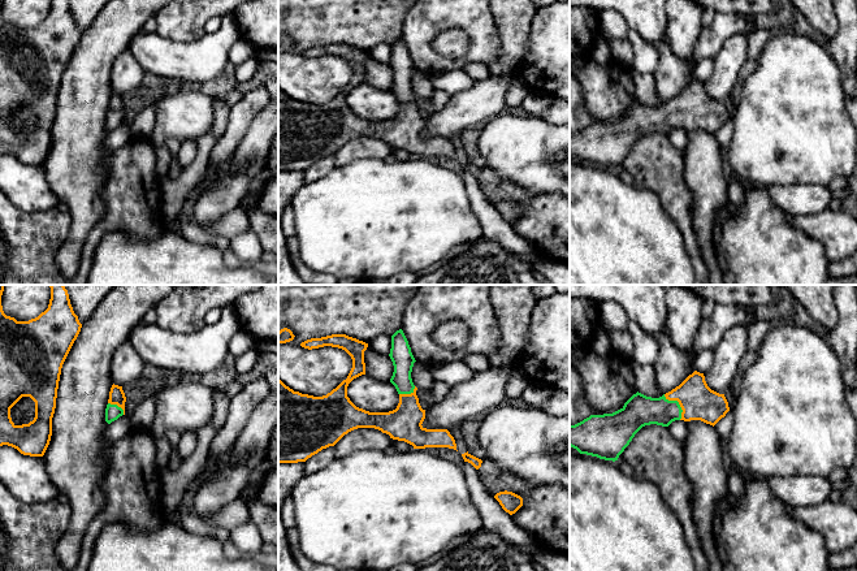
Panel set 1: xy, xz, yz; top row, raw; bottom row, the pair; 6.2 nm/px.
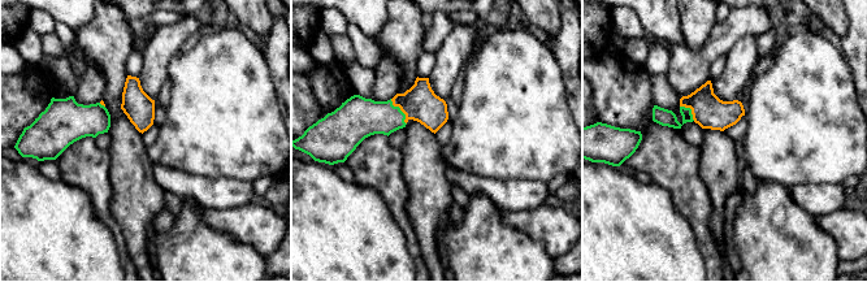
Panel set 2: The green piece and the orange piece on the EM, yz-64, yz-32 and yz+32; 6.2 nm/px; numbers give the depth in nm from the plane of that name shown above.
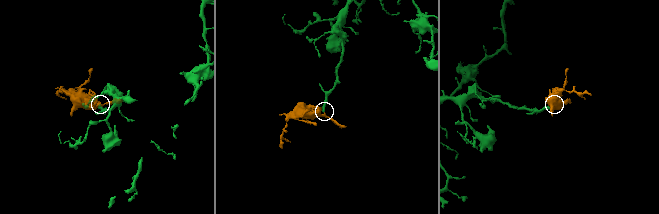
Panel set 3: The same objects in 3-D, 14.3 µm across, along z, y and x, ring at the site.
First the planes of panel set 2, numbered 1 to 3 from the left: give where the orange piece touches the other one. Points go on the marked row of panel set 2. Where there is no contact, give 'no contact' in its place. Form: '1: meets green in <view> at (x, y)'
1: meets green in yz-64 at (100, 104)
2: meets green in yz-32 at (401, 111)
3: meets green in yz+32 at (690, 109)

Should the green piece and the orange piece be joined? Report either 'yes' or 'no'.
yes

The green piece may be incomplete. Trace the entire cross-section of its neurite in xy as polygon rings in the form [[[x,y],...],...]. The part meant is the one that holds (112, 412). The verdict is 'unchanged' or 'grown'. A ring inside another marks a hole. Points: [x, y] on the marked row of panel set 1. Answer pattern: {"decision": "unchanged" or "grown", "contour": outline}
{"decision": "grown", "contour": [[[113,384],[109,392],[109,399],[105,408],[105,421],[108,424],[125,415],[125,402],[126,397],[122,390],[122,386]]]}

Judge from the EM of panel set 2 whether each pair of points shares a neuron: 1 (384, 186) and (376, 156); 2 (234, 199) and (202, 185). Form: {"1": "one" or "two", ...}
{"1": "one", "2": "one"}

